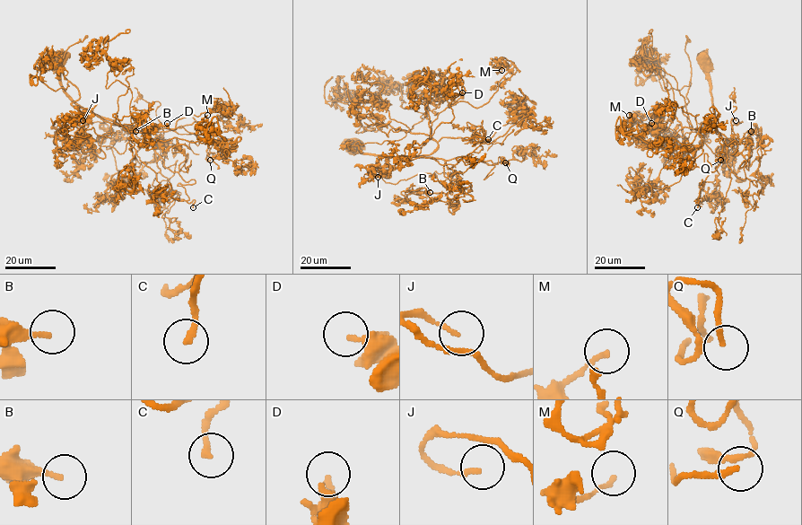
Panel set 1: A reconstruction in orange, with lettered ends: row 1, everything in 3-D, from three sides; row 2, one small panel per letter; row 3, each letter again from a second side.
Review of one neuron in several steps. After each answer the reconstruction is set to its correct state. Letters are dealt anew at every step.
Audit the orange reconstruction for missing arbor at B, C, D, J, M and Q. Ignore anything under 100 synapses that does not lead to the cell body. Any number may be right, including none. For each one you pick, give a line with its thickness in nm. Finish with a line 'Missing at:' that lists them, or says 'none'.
C: 200 nm
J: 130 nm
Q: 180 nm
Missing at: C, J, Q

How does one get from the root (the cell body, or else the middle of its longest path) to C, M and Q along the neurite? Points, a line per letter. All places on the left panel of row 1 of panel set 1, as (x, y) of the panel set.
C: (57, 63), (62, 88), (75, 101), (147, 130), (164, 166), (195, 181), (181, 186), (193, 207)
M: (57, 63), (62, 88), (75, 101), (140, 126), (144, 138), (203, 143), (214, 134), (202, 125), (207, 115)
Q: (57, 63), (62, 88), (88, 110), (151, 132), (209, 136), (210, 160)

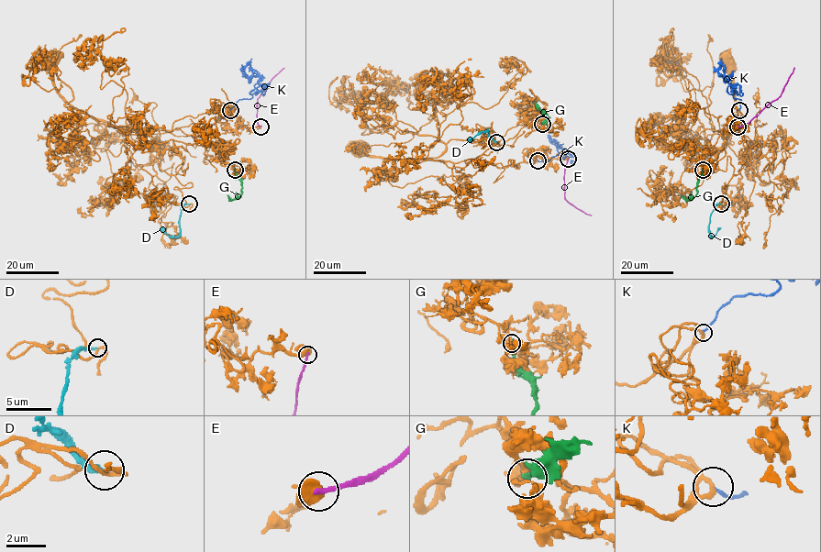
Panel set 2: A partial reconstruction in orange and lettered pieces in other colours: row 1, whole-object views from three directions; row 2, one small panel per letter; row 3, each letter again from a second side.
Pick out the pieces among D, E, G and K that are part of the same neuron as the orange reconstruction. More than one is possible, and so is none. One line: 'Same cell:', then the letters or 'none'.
Same cell: K

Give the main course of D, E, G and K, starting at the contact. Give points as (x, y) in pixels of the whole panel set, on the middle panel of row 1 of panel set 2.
D: (497, 141), (487, 130), (468, 140)
E: (568, 160), (565, 198), (591, 215)
G: (542, 124), (549, 117), (535, 103)
K: (538, 160), (546, 162), (559, 155), (558, 149), (567, 150), (549, 140)

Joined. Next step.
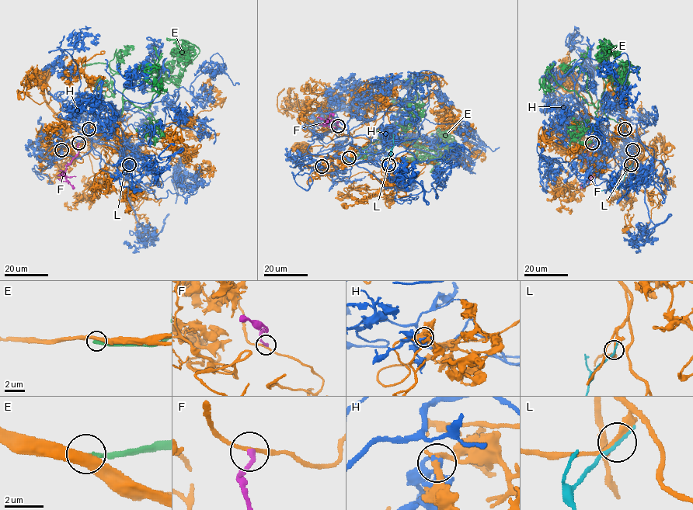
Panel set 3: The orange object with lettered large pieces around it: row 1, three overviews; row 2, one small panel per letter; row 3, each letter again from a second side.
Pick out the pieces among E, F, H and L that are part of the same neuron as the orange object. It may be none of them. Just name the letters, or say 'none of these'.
E

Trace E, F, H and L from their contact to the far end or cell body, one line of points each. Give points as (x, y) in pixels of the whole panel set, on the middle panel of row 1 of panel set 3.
E: (349, 157), (362, 158), (382, 134), (459, 146), (453, 138), (433, 147), (442, 152)
F: (338, 125), (334, 119), (328, 120), (323, 125), (330, 114), (332, 116)
H: (322, 166), (294, 167), (351, 141), (355, 164), (397, 186), (371, 147), (476, 157), (480, 140), (454, 133)
L: (389, 164), (384, 159), (391, 154), (394, 144), (393, 134)

